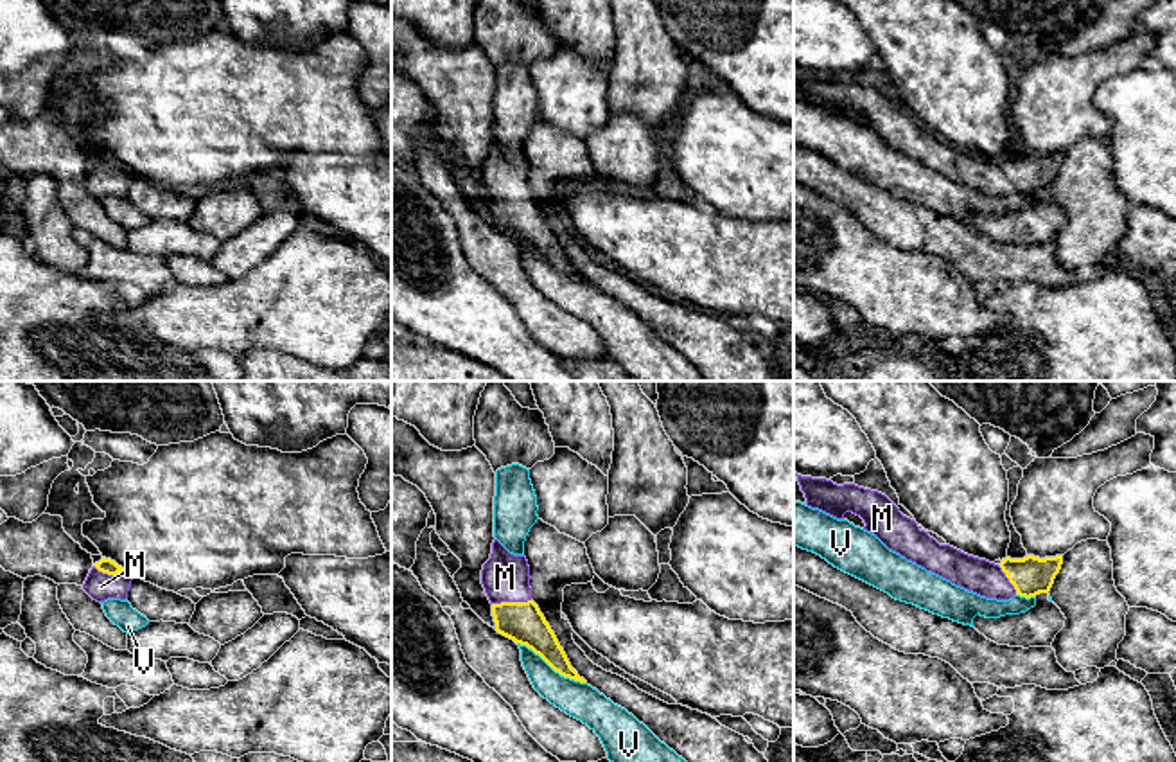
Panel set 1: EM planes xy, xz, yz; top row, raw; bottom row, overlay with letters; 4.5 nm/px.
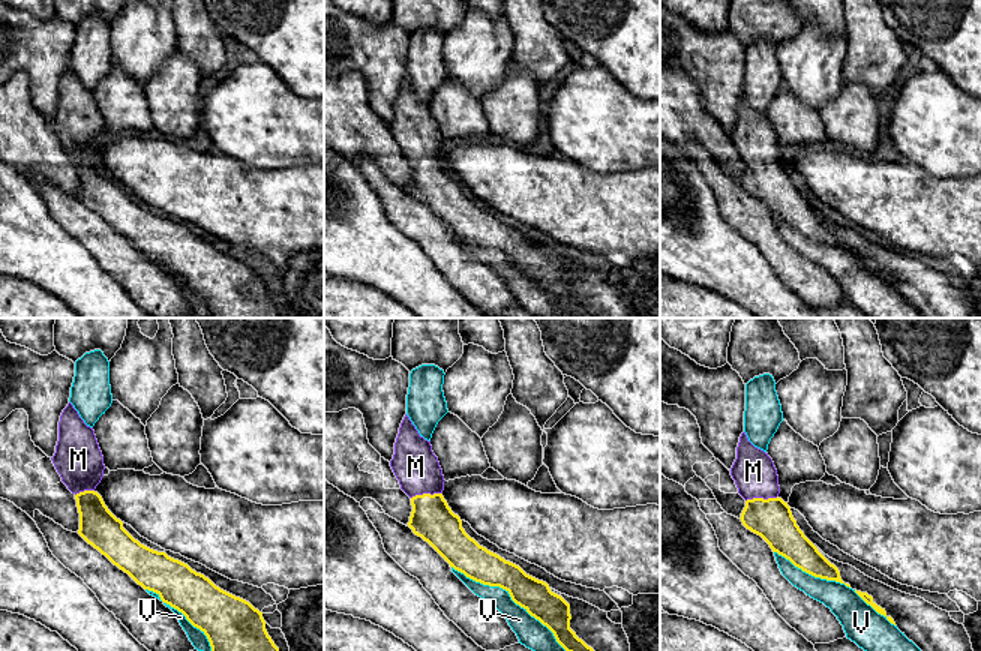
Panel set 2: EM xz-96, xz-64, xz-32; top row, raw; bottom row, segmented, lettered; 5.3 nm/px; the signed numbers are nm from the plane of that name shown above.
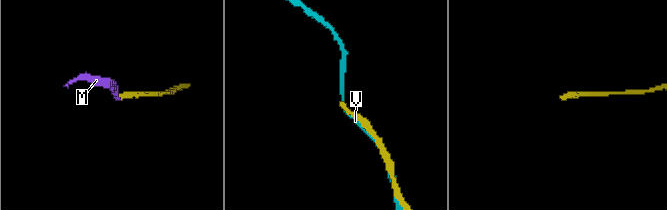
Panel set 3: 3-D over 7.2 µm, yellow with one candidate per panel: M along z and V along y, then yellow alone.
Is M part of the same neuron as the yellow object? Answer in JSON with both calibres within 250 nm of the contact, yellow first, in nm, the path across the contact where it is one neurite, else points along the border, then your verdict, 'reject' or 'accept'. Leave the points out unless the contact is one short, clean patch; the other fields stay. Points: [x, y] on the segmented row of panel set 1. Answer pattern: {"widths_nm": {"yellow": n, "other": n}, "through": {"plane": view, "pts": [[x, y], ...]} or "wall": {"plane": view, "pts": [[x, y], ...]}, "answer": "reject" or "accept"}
{"widths_nm": {"yellow": 190, "other": 220}, "through": {"plane": "xz", "pts": [[523, 622], [510, 602], [505, 577]]}, "answer": "accept"}

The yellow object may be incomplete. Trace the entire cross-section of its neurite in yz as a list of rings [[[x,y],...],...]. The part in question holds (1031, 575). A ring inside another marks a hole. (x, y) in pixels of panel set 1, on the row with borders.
[[[794,474],[808,507],[837,519],[844,519],[846,512],[860,516],[864,530],[874,534],[889,550],[980,597],[1009,600],[1014,595],[1031,598],[1049,593],[1061,570],[1063,555],[1005,557],[1000,564],[968,555],[950,545],[939,545],[878,491]]]

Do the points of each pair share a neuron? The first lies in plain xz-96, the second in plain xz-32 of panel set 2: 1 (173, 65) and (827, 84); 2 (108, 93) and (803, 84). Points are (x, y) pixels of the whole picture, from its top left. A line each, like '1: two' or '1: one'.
1: two
2: two

